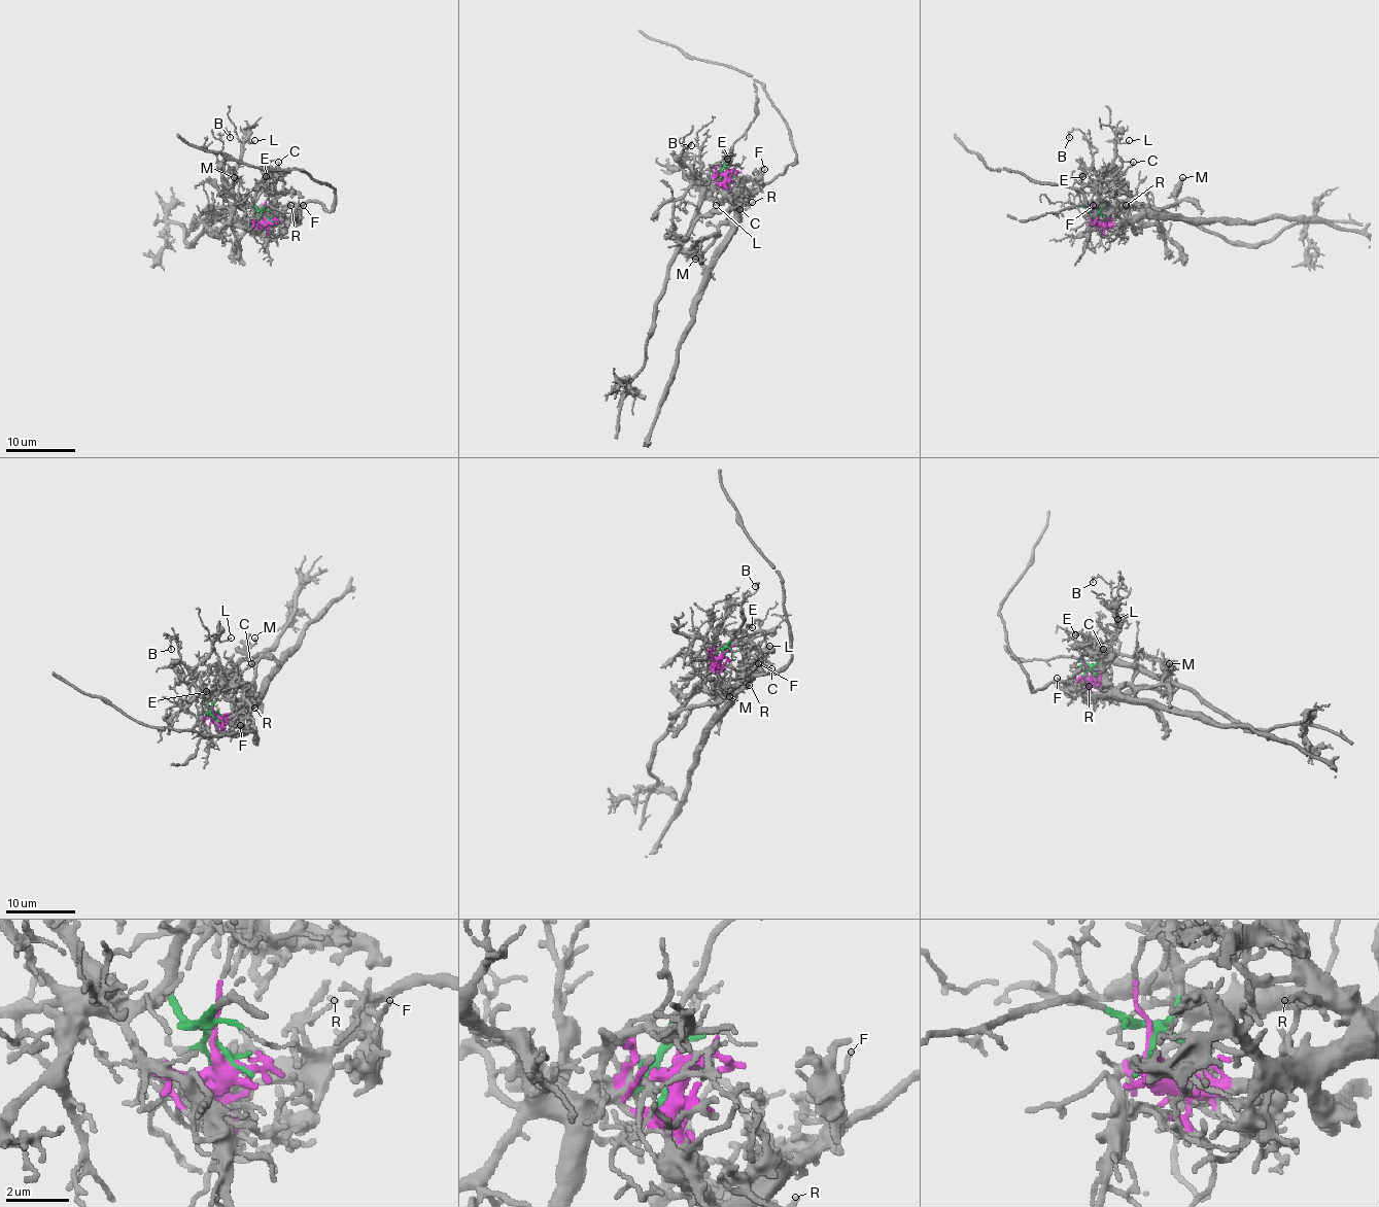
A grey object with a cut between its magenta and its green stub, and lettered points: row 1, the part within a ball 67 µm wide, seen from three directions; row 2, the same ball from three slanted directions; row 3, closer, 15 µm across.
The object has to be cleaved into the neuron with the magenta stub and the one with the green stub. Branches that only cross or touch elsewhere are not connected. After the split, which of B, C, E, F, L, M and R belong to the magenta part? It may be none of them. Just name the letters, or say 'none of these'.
C, F, M, R

